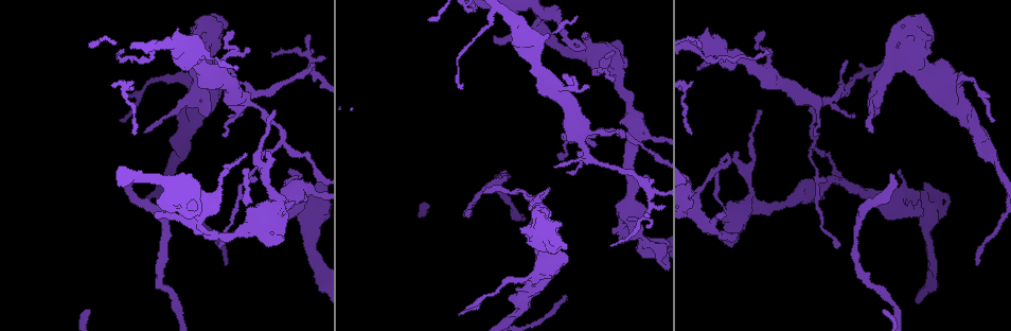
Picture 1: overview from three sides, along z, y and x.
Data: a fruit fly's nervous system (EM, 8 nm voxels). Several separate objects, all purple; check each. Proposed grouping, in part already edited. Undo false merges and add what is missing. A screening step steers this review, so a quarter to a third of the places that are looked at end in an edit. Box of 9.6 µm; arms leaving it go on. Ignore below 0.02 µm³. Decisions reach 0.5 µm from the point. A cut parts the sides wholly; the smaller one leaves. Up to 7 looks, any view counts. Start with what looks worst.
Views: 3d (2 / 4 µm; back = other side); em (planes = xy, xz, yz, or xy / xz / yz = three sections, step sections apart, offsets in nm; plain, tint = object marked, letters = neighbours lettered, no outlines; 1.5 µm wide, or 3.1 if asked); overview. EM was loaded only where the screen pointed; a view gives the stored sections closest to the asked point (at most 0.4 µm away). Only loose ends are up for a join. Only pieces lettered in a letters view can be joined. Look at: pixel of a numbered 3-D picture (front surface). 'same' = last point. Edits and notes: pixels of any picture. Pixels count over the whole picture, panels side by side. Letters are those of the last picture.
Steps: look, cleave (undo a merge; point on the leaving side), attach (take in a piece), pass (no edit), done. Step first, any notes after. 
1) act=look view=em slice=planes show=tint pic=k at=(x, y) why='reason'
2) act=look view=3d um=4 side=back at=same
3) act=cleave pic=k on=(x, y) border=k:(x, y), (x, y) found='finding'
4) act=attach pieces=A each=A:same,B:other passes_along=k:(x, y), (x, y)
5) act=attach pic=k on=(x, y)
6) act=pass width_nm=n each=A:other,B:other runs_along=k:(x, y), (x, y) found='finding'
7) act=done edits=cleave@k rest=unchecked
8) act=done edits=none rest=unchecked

act=look view=em slice=yz step=8 show=letters pic=1 at=(218, 248) why='end of a long branch'

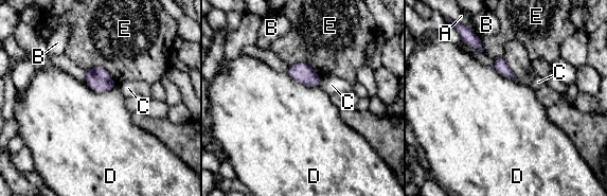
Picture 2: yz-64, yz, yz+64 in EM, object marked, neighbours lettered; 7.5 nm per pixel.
act=look view=em slice=planes show=letters at=same why='cut it another way'

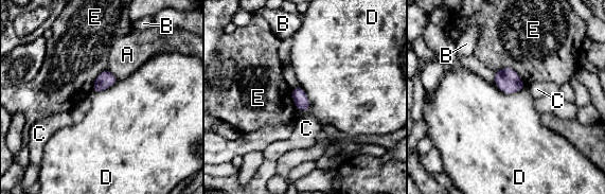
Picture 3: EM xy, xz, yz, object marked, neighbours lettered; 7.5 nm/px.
act=pass each=A:other,B:other,C:other,D:other,E:other border=3:(299, 86), (308, 101), (306, 111) found='no lettered piece goes on from it'

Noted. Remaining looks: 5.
act=look view=em slice=planes show=letters pic=1 at=(470, 212) why='free end'

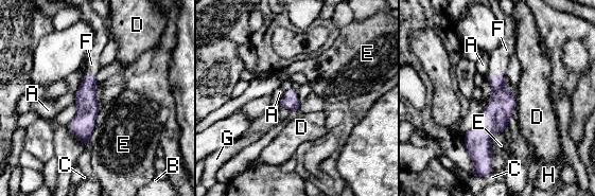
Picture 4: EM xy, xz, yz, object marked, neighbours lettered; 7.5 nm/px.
act=attach pieces=F width_nm=130 each=A:other,B:other,C:other,D:other,E:other,F:same,G:other,H:other passes_along=4:(502, 104), (496, 74), (499, 59) found='the neuron continues'

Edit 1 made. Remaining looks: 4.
act=look view=em slice=planes show=letters pic=1 at=(122, 121) why='end of a long branch'

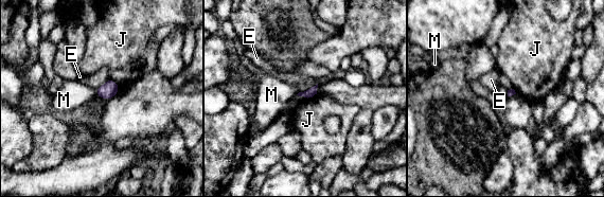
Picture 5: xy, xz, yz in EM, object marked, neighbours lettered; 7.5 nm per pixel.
act=pass each=E:other,J:other,M:other border=5:(109, 78), (117, 84), (119, 90) found='none of them fits'

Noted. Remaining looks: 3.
act=done edits=attach@4 rest=unchecked

